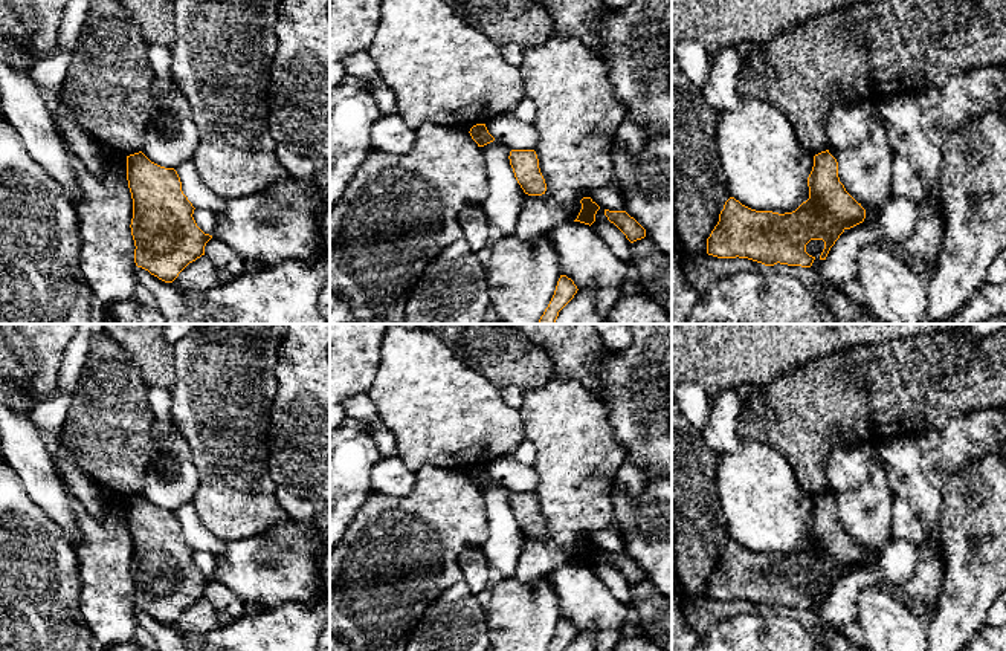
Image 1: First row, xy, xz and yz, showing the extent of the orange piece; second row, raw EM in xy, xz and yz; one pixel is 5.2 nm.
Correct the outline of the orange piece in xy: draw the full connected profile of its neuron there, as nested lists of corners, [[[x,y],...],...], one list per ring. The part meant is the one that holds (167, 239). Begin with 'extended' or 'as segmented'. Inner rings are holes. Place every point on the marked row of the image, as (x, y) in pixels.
as segmented; [[[139,151],[127,156],[127,180],[133,199],[134,263],[173,283],[189,263],[205,255],[212,235],[197,226],[195,208],[183,194],[174,168],[160,167]]]

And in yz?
as segmented; [[[829,150],[814,156],[808,186],[809,199],[785,214],[756,211],[730,197],[707,238],[707,254],[811,267],[815,257],[806,252],[806,245],[823,240],[820,260],[826,260],[840,235],[864,222],[866,209],[840,182],[838,162]]]

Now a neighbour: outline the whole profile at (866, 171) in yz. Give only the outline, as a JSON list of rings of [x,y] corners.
[[[870,119],[866,142],[846,150],[829,148],[838,162],[838,177],[846,191],[866,209],[864,225],[878,225],[882,206],[892,197],[895,153],[882,119]]]

